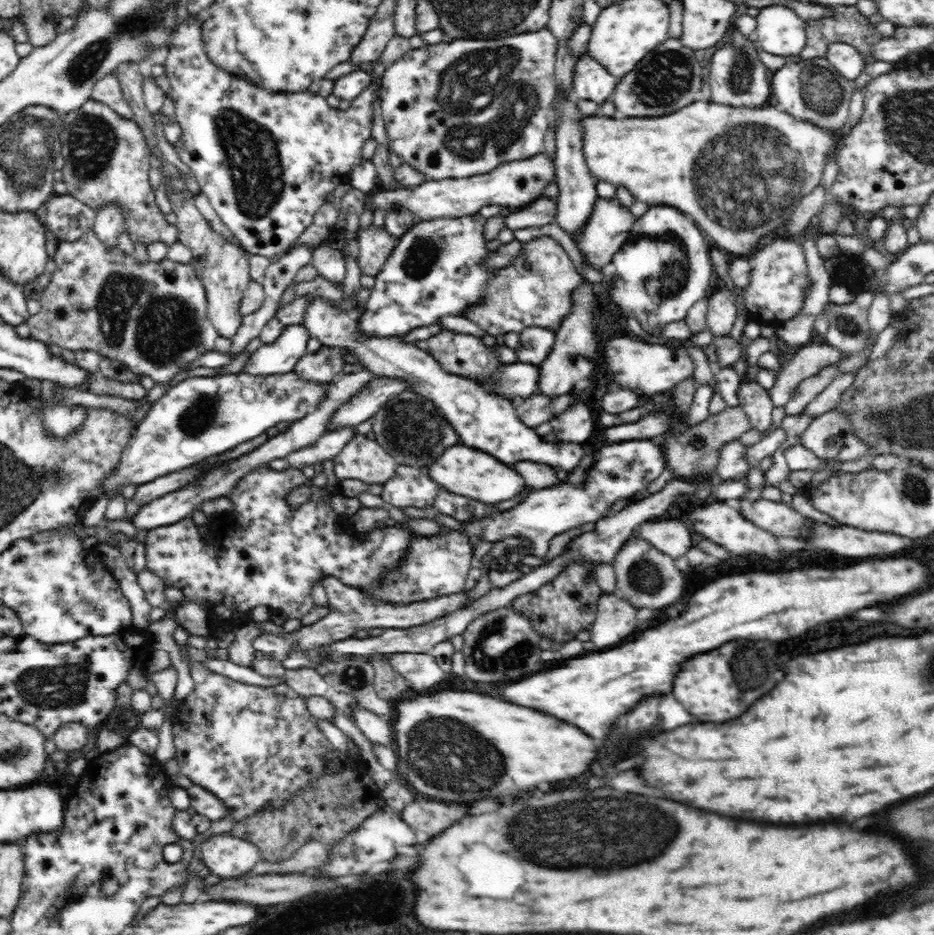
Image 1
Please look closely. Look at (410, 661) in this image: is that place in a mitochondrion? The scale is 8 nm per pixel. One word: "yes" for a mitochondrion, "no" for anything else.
no

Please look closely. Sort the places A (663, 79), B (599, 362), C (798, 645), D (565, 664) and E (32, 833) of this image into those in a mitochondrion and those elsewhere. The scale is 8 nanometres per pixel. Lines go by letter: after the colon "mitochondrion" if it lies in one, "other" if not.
A: mitochondrion
B: other
C: other
D: other
E: other

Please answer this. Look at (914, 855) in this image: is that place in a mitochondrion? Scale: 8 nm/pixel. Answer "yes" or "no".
no

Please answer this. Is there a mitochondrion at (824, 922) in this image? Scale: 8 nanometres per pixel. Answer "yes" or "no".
no

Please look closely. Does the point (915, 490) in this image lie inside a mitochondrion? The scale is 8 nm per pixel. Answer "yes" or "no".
yes

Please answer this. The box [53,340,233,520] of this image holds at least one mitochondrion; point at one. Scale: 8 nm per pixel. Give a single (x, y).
(205, 411)

